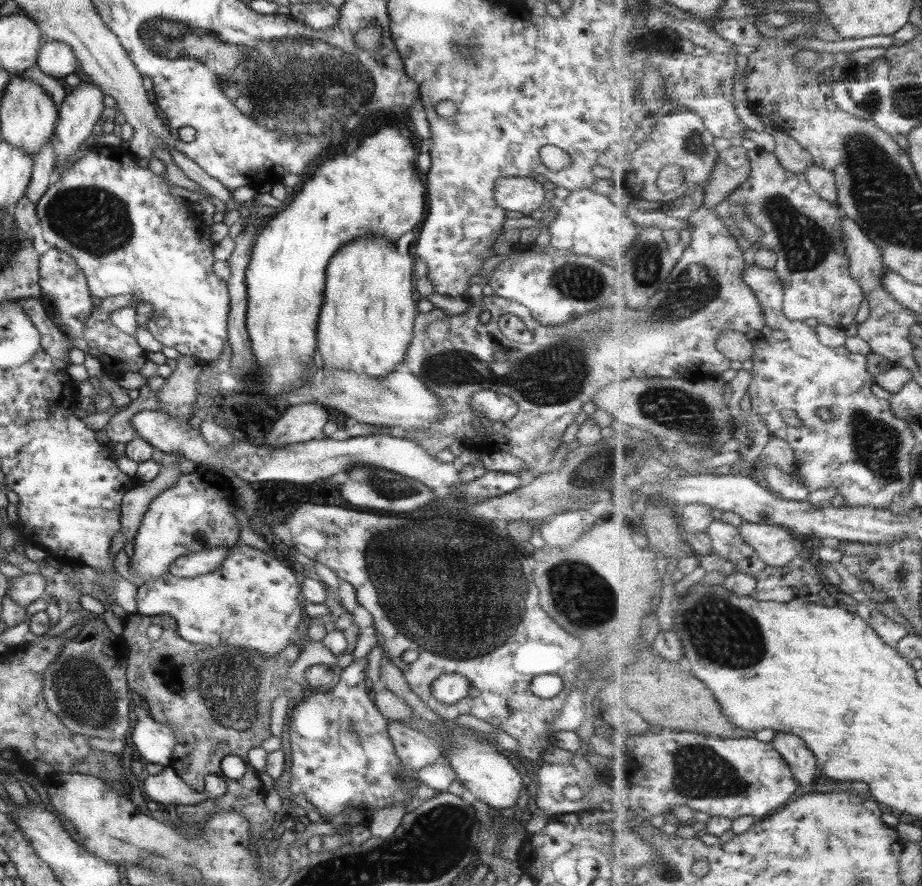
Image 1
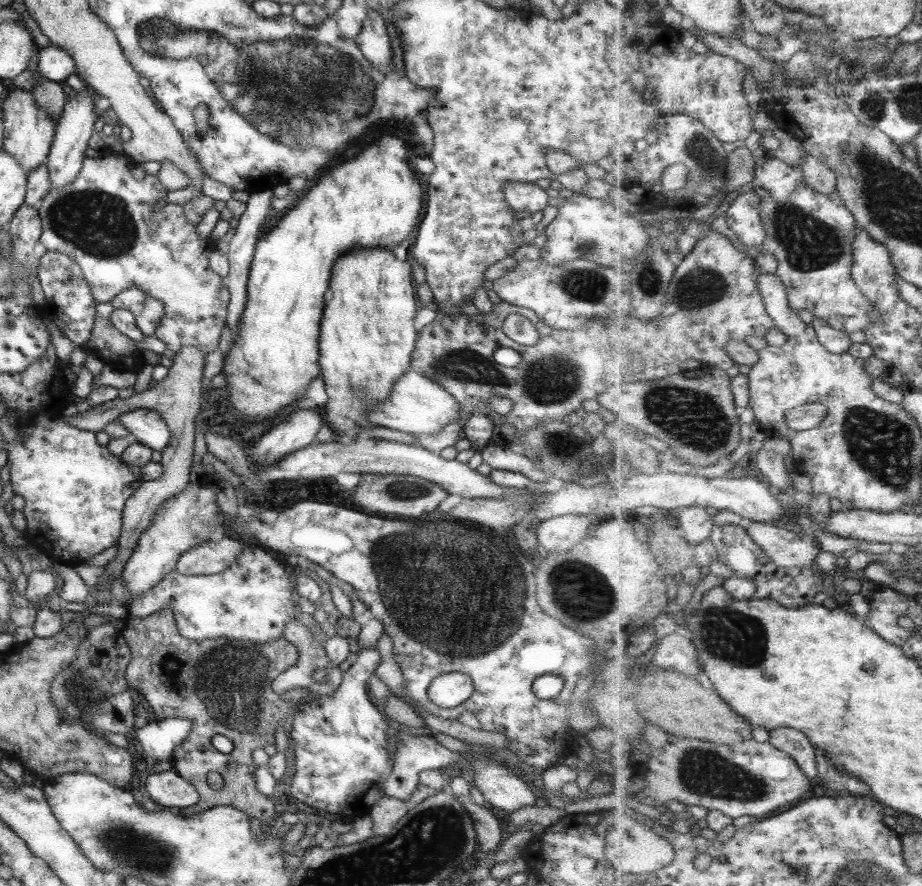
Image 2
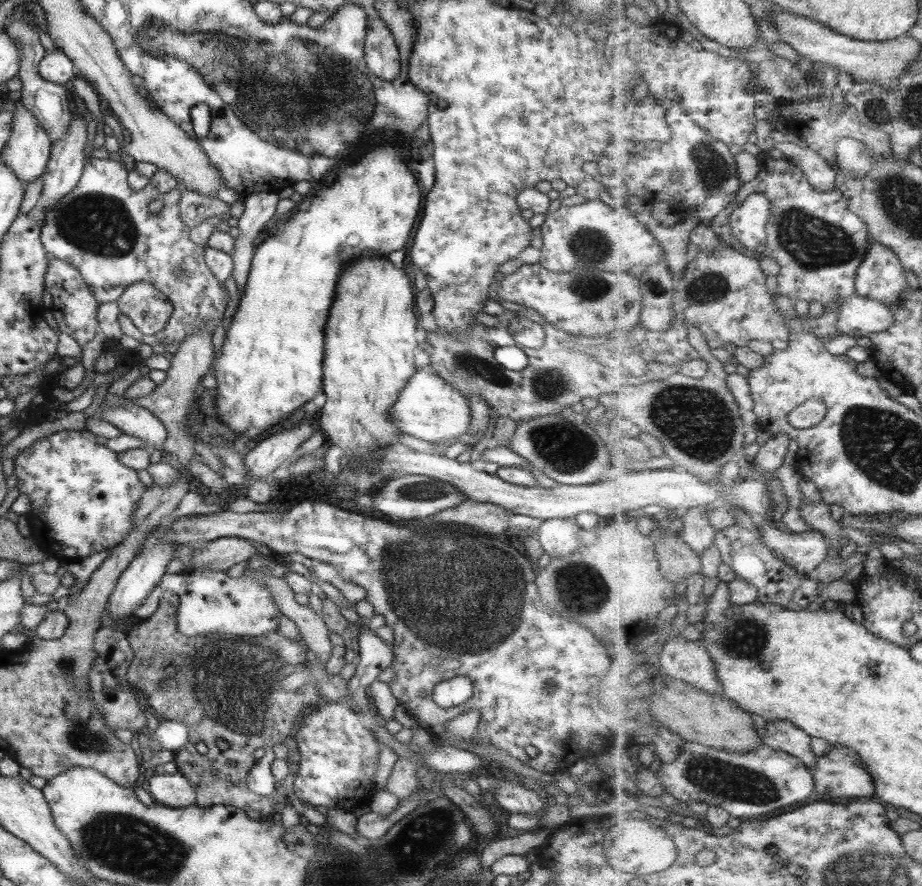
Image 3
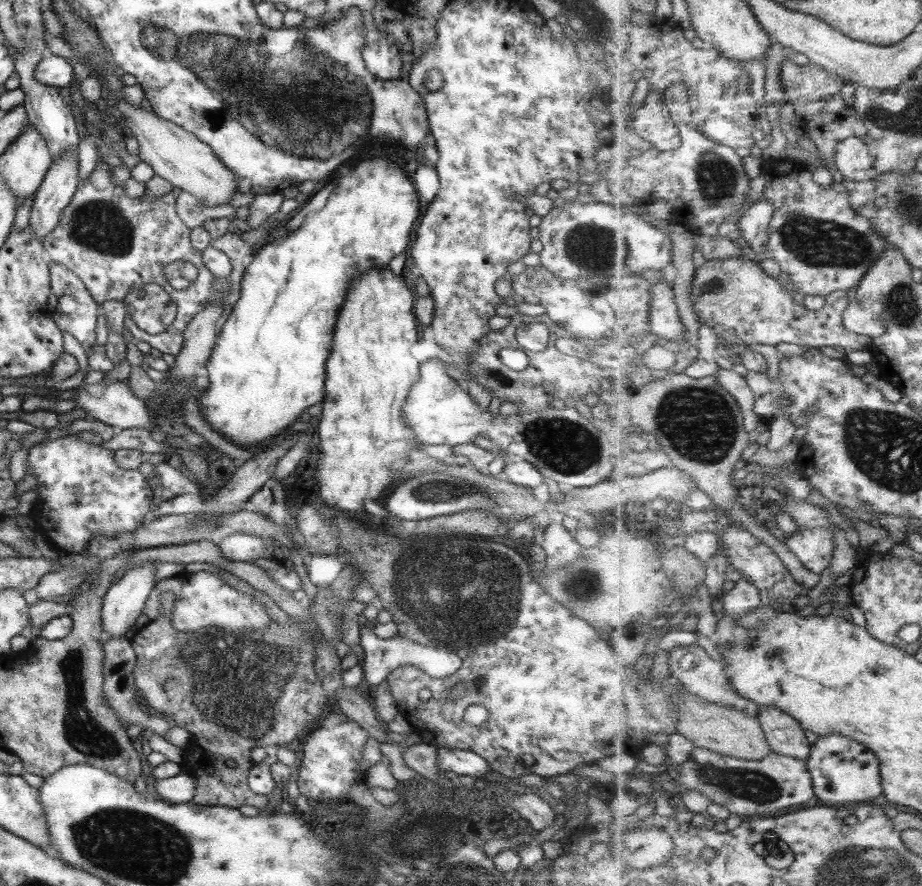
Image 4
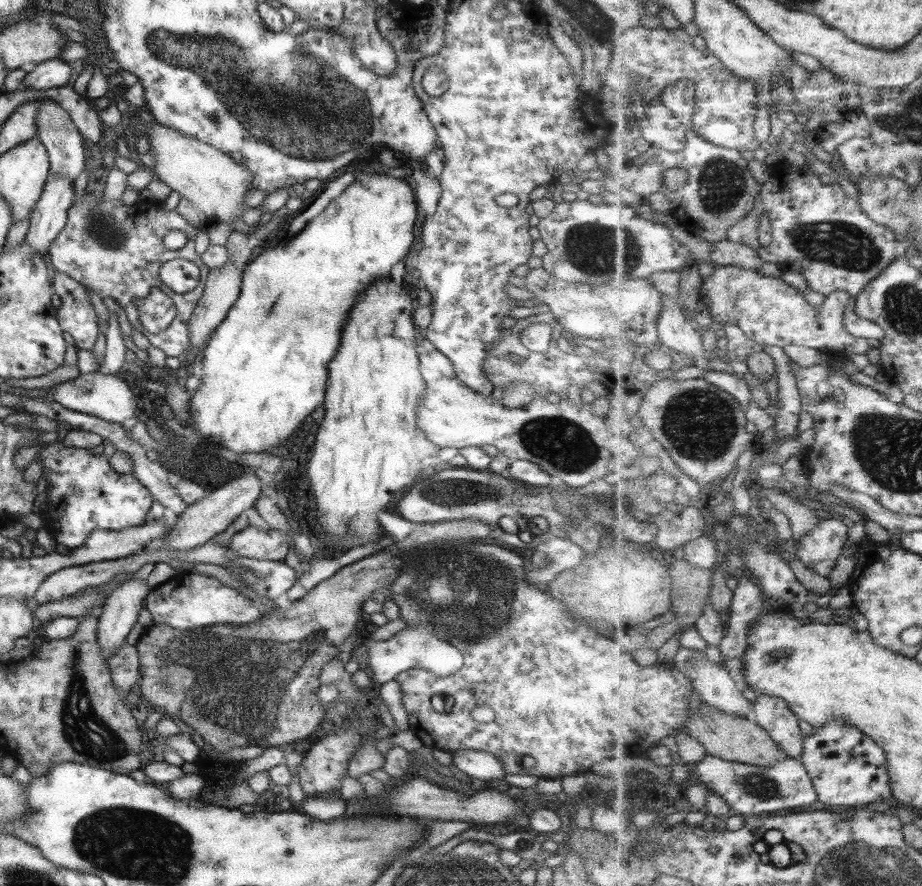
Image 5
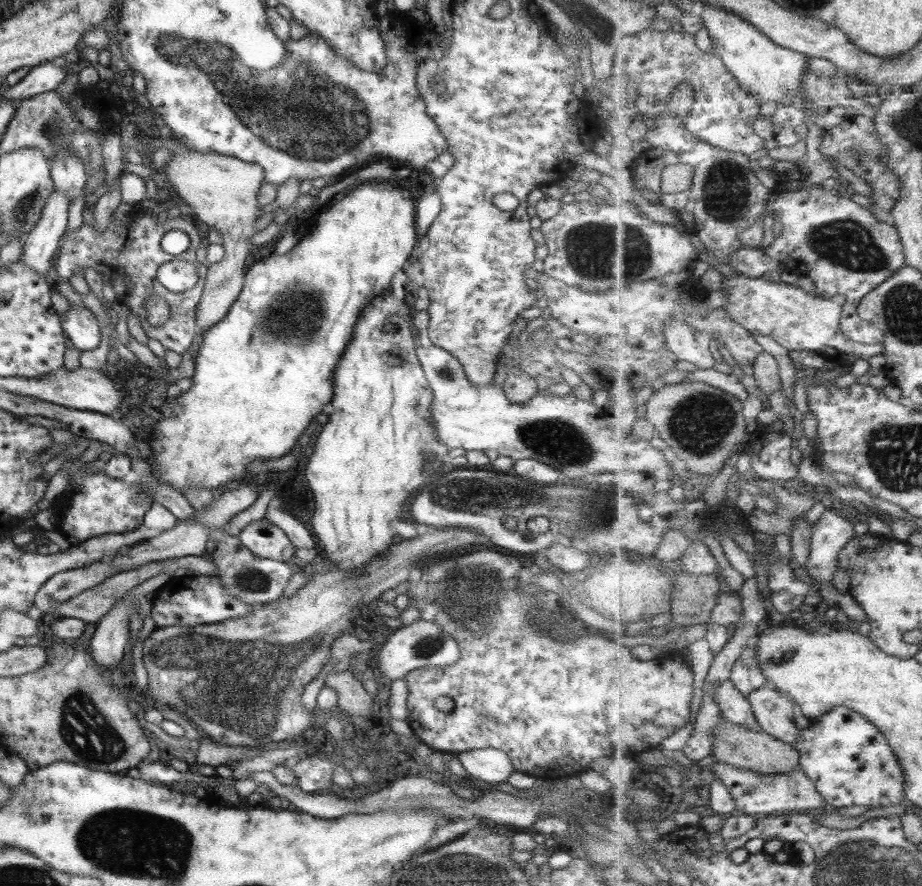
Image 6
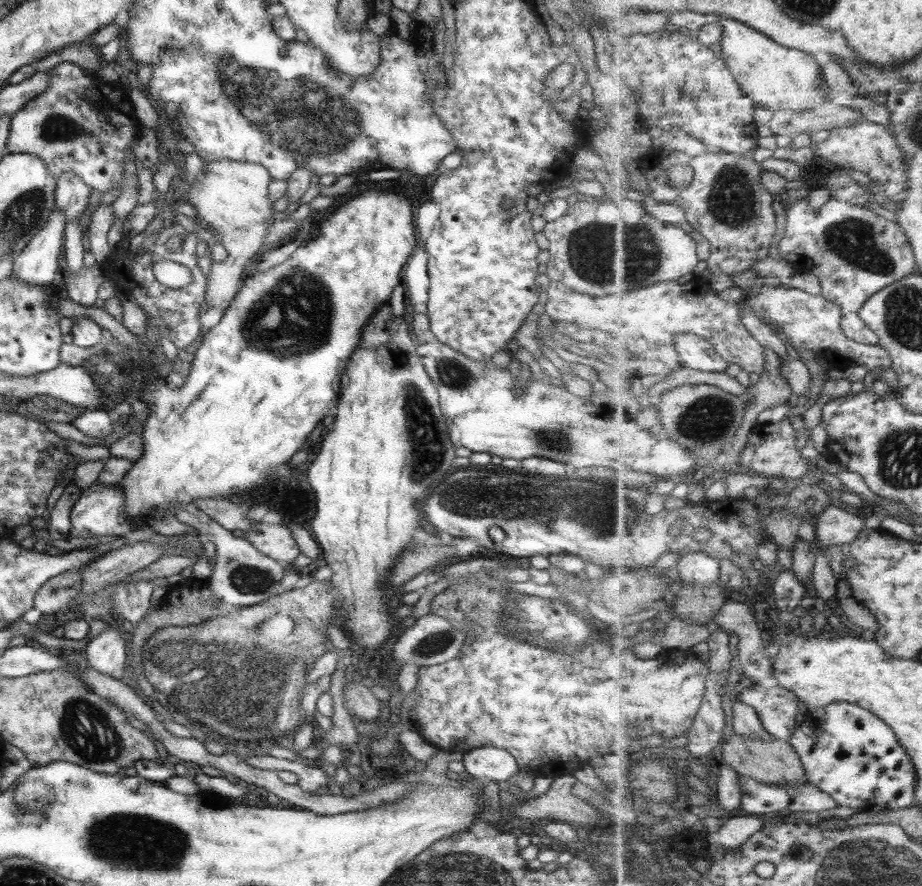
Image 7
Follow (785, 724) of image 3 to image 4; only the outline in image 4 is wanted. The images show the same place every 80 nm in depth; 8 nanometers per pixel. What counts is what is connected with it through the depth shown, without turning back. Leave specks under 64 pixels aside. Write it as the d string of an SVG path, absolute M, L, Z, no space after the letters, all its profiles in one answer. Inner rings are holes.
M765 706L765 709L760 709L759 720L773 751L799 760L809 760L812 746L805 737L806 730L797 719L777 706Z

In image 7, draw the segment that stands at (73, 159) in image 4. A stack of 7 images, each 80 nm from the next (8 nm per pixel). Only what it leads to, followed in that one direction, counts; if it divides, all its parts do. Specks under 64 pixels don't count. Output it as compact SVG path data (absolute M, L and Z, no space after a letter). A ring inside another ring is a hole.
M53 205L45 226L16 254L11 274L16 279L41 286L53 280L53 275L59 270L57 256L66 224L63 215L64 212Z

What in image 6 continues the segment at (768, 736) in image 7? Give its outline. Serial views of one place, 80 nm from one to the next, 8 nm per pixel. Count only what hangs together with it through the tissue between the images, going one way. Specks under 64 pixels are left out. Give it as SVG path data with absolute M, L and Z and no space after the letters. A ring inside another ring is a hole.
M726 680L722 685L719 685L716 696L717 702L721 706L724 719L752 728L755 731L763 731L762 726L755 717L752 704L749 702L747 696L743 696L737 688L733 685L731 680Z

